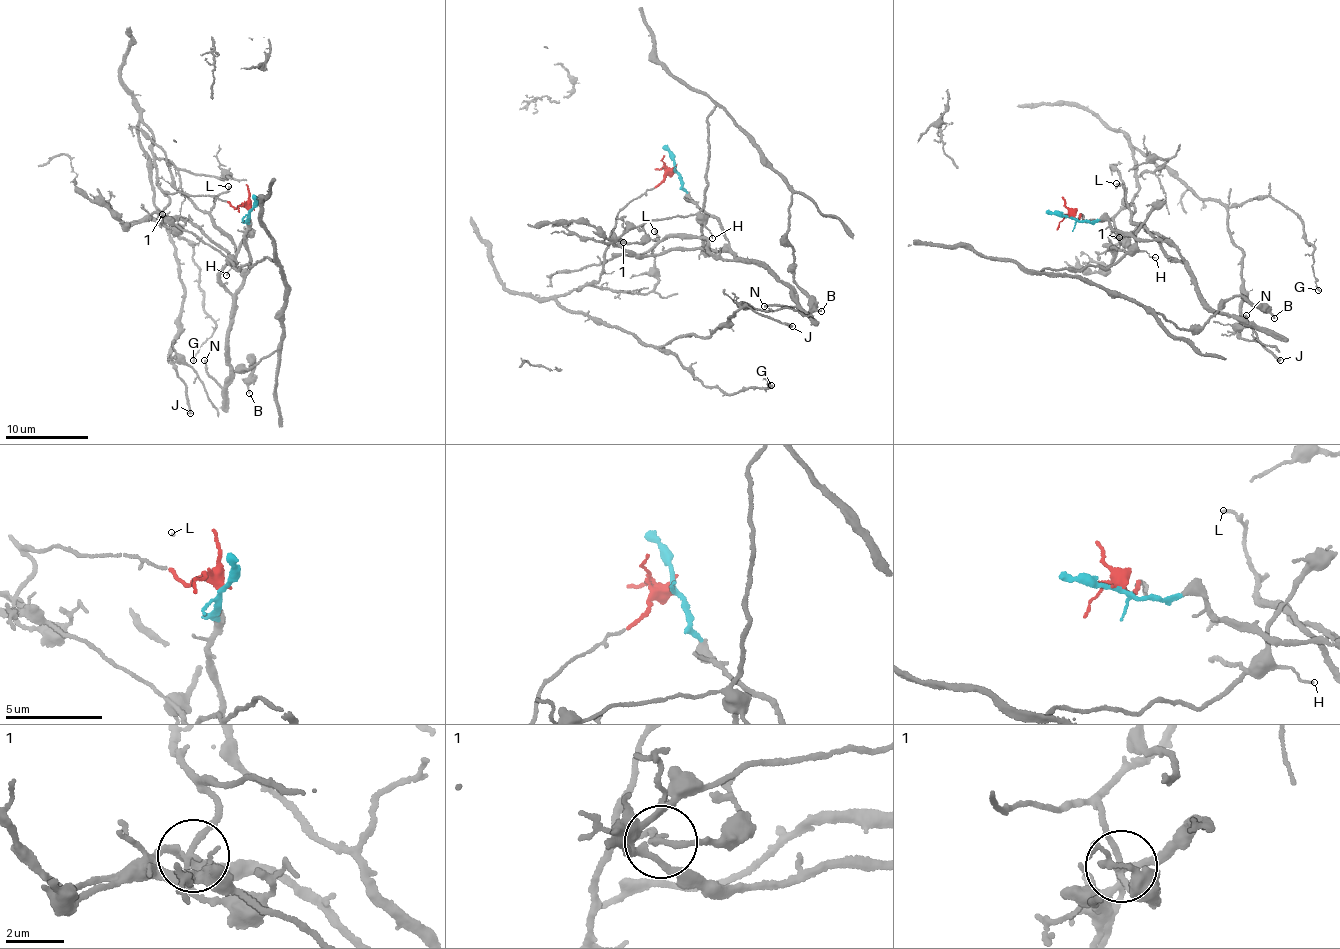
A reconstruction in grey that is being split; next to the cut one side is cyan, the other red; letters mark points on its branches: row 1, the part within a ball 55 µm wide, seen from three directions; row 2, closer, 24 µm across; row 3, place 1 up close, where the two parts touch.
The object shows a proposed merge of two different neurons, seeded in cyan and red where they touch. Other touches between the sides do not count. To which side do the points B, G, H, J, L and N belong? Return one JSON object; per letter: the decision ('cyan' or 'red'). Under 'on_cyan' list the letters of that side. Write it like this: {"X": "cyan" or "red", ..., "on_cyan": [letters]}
{"B": "red", "G": "red", "H": "red", "J": "red", "L": "cyan", "N": "cyan", "on_cyan": ["L", "N"]}

